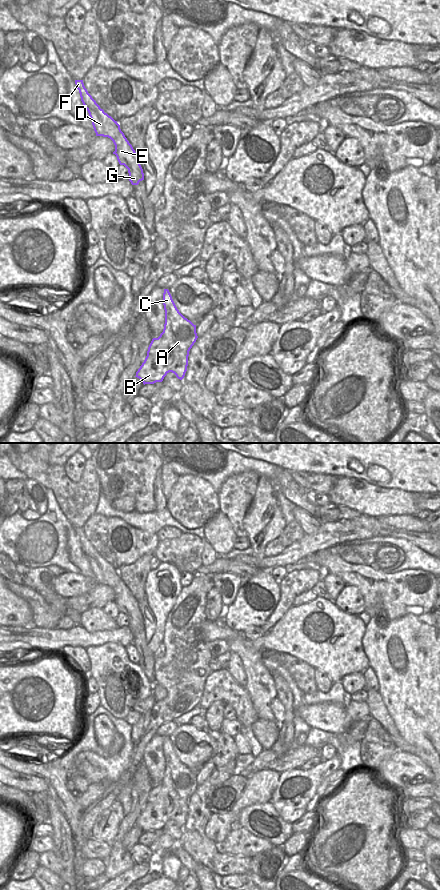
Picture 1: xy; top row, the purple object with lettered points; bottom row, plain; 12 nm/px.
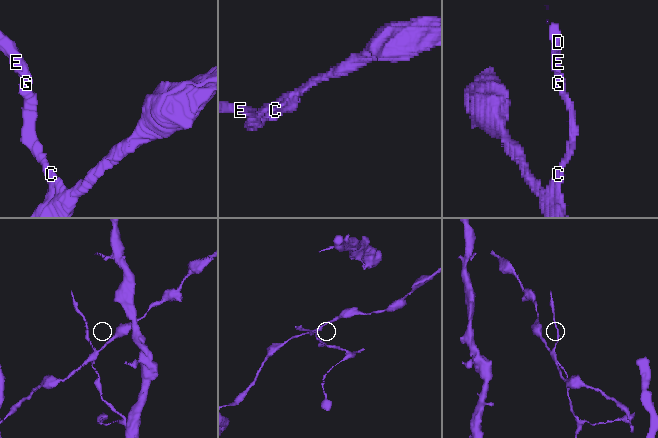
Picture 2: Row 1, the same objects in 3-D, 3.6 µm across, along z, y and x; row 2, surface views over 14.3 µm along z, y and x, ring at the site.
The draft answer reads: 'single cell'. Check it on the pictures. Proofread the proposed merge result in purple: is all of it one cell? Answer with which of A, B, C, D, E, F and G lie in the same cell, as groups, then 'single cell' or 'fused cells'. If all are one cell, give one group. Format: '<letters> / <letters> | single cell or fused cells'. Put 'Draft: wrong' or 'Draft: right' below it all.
A C D E F G / B | fused cells
Draft: wrong

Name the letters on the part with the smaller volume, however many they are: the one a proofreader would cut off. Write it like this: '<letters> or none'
A, C, D, E, F, G.

